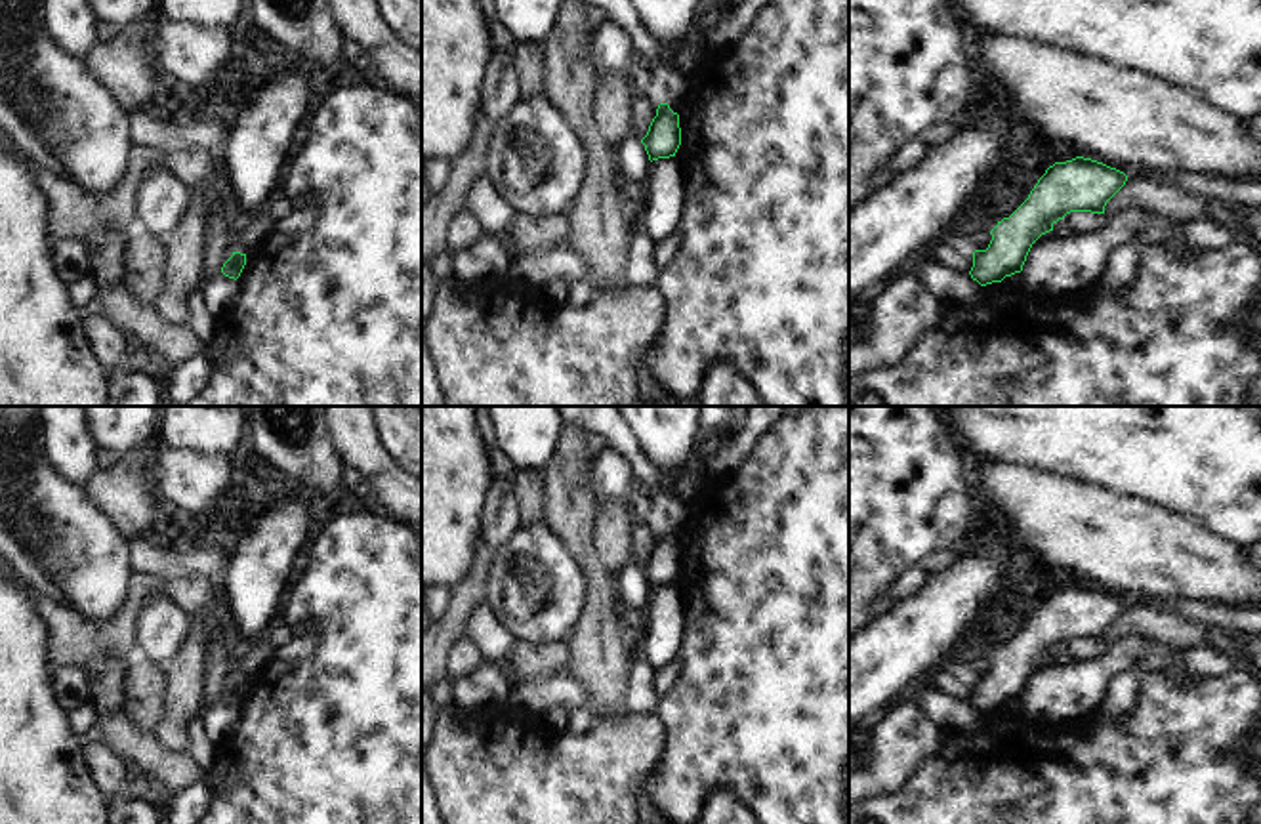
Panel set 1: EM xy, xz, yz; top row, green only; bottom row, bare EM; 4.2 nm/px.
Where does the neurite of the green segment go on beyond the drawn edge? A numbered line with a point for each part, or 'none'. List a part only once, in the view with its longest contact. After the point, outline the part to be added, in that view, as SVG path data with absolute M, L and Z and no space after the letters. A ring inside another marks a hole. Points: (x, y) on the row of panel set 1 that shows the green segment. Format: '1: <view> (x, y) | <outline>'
none

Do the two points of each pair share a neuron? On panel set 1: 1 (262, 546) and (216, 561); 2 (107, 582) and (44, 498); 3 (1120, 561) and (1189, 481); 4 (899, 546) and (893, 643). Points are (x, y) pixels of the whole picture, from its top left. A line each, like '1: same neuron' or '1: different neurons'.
1: different neurons
2: same neuron
3: different neurons
4: different neurons

